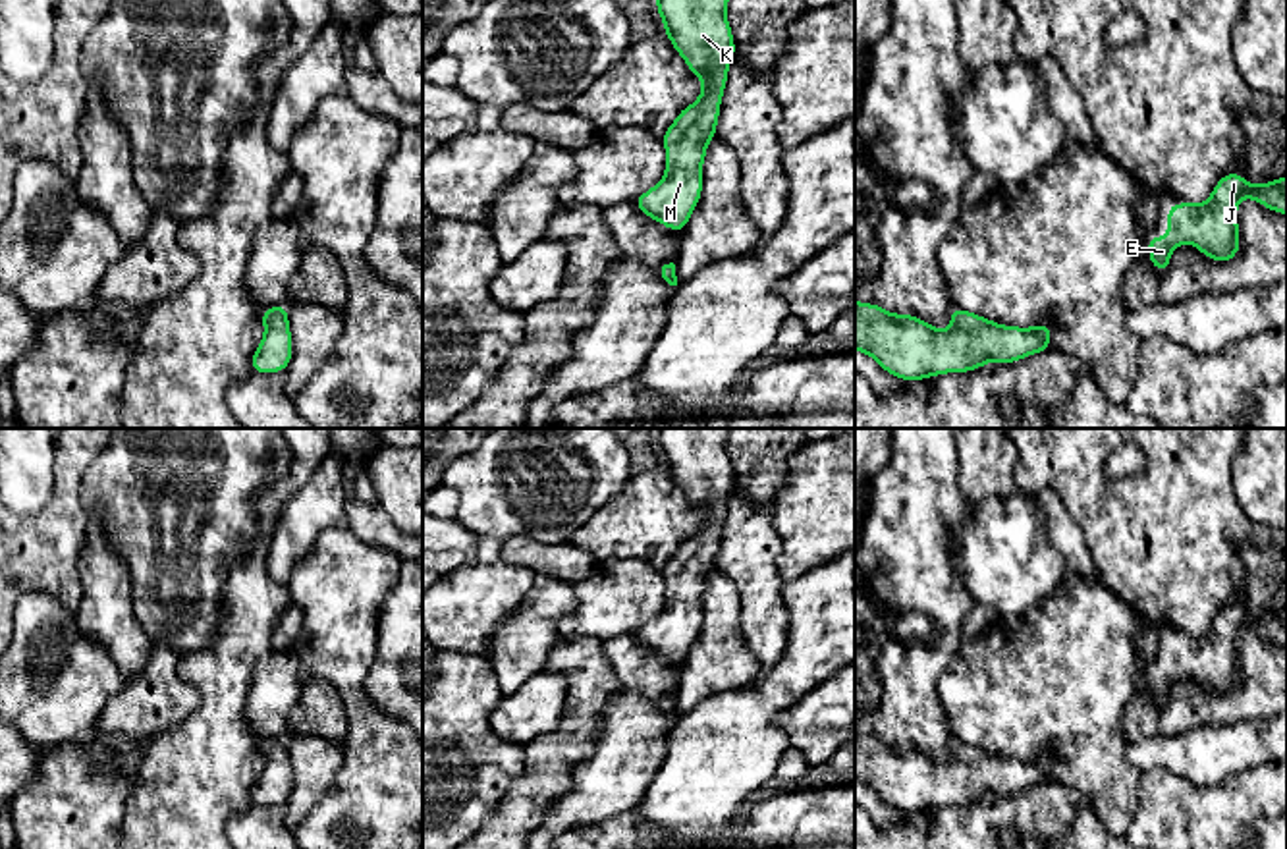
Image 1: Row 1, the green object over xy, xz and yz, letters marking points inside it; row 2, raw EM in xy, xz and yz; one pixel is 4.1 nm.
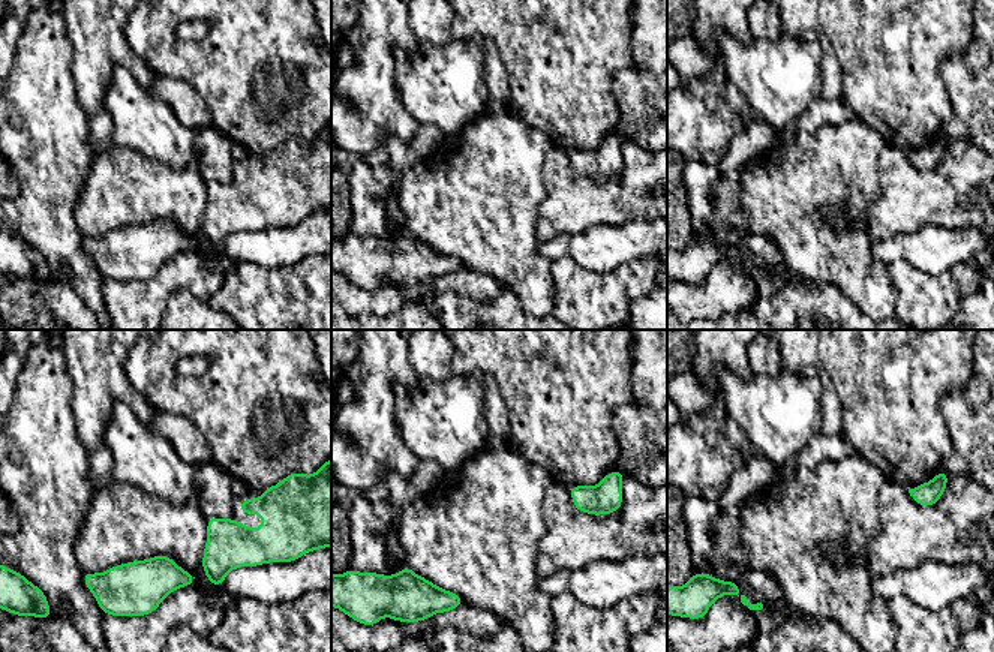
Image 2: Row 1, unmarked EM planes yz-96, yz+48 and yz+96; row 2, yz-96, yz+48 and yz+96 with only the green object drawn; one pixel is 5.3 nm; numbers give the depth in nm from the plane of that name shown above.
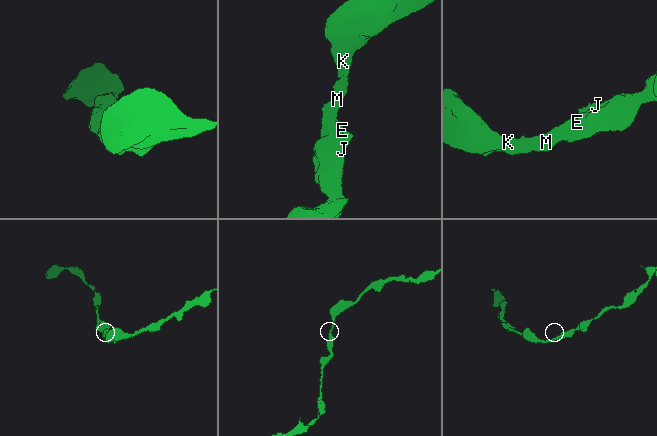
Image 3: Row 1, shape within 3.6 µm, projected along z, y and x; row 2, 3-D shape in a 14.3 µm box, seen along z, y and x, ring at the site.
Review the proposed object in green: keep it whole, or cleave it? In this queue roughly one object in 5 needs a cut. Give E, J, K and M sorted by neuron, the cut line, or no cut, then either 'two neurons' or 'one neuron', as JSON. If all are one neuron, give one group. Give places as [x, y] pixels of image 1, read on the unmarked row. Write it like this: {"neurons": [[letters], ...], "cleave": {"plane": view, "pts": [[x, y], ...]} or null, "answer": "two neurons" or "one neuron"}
{"neurons": [["E", "J", "K", "M"]], "cleave": null, "answer": "one neuron"}

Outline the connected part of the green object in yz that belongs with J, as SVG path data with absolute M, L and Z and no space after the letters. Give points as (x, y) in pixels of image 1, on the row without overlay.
M1231 604L1218 612L1210 631L1202 637L1177 635L1167 641L1167 671L1148 668L1148 691L1158 704L1169 702L1171 683L1192 675L1212 693L1231 695L1241 681L1237 637L1243 629L1266 641L1287 646L1287 608L1270 616L1252 617Z

